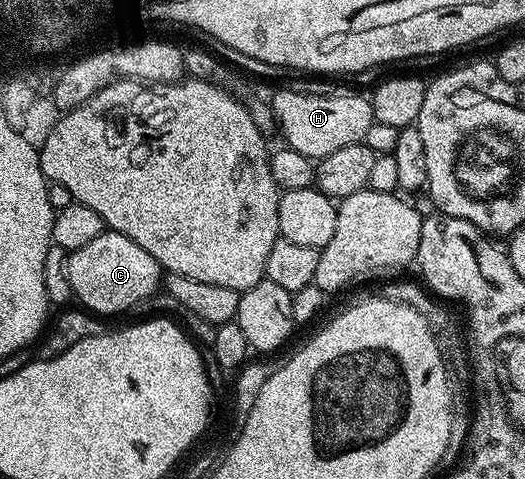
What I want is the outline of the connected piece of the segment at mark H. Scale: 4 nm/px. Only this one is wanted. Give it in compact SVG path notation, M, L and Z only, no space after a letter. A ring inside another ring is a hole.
M280 90L270 99L272 116L279 133L284 133L287 149L319 160L346 148L346 144L363 142L366 128L373 122L372 104L360 94L307 94L304 90Z

